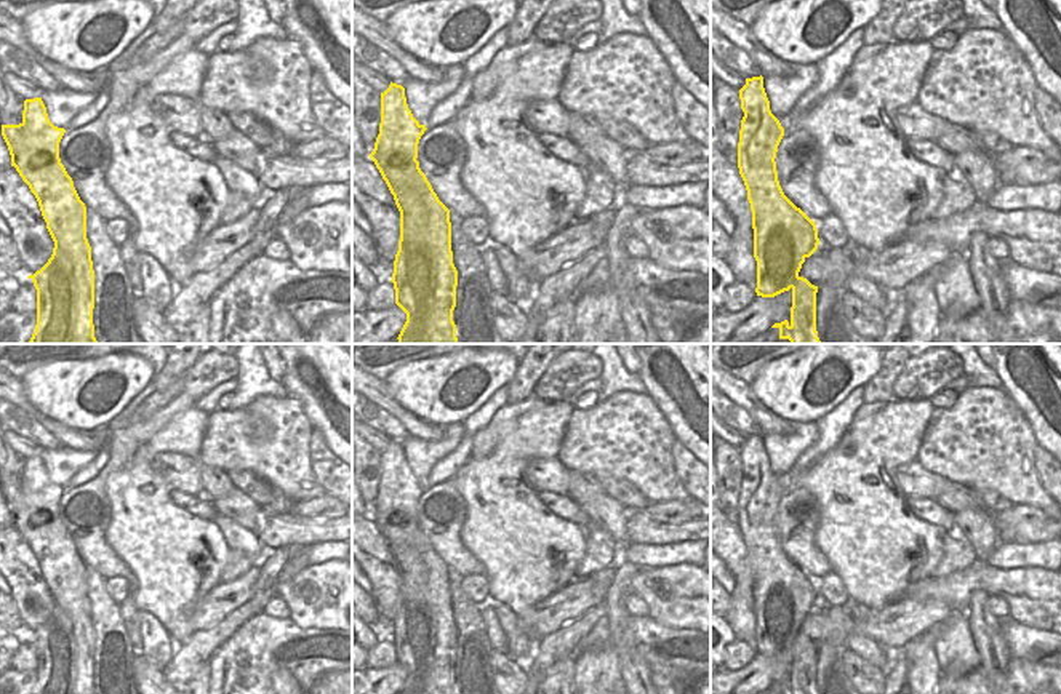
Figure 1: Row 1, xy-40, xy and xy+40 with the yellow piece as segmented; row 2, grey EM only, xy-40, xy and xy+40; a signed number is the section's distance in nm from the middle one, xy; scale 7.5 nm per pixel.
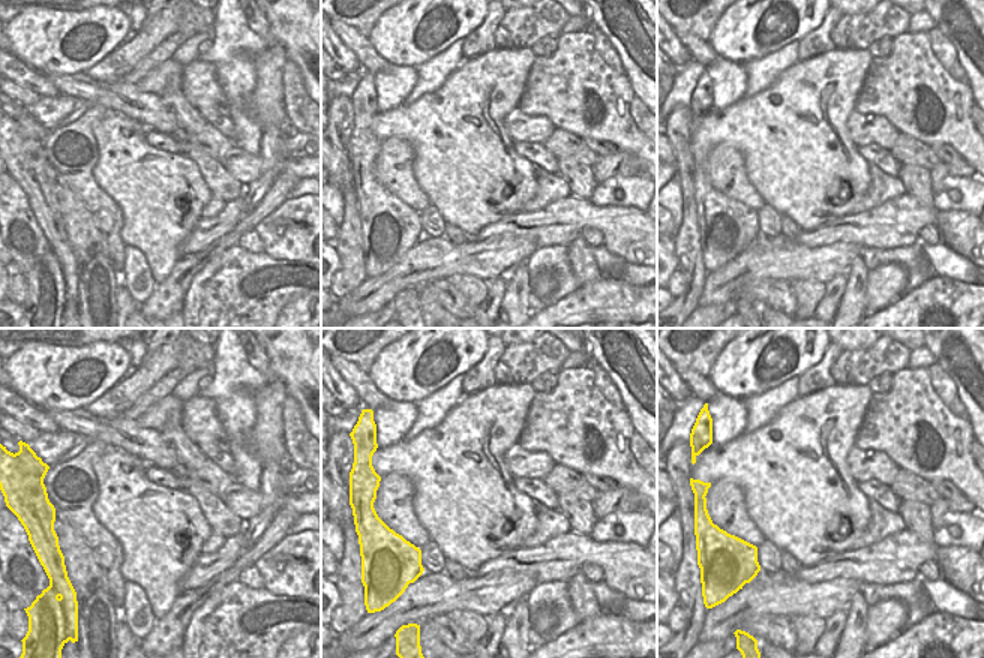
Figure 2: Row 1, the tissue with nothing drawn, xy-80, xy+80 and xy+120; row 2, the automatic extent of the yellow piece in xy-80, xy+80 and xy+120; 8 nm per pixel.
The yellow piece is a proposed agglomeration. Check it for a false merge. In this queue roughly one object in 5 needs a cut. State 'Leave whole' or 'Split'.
Split

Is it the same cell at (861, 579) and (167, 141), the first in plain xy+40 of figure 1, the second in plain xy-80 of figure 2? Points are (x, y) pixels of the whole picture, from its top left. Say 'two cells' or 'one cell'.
two cells

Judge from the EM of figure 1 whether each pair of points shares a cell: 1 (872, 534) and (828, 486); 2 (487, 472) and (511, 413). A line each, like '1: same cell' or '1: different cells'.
1: same cell
2: different cells

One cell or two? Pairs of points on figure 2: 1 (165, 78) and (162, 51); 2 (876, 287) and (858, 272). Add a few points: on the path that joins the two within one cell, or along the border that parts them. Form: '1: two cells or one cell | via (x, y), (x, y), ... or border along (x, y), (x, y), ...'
1: two cells | border along (170, 57), (135, 81)
2: two cells | border along (869, 272), (866, 279), (866, 312)

